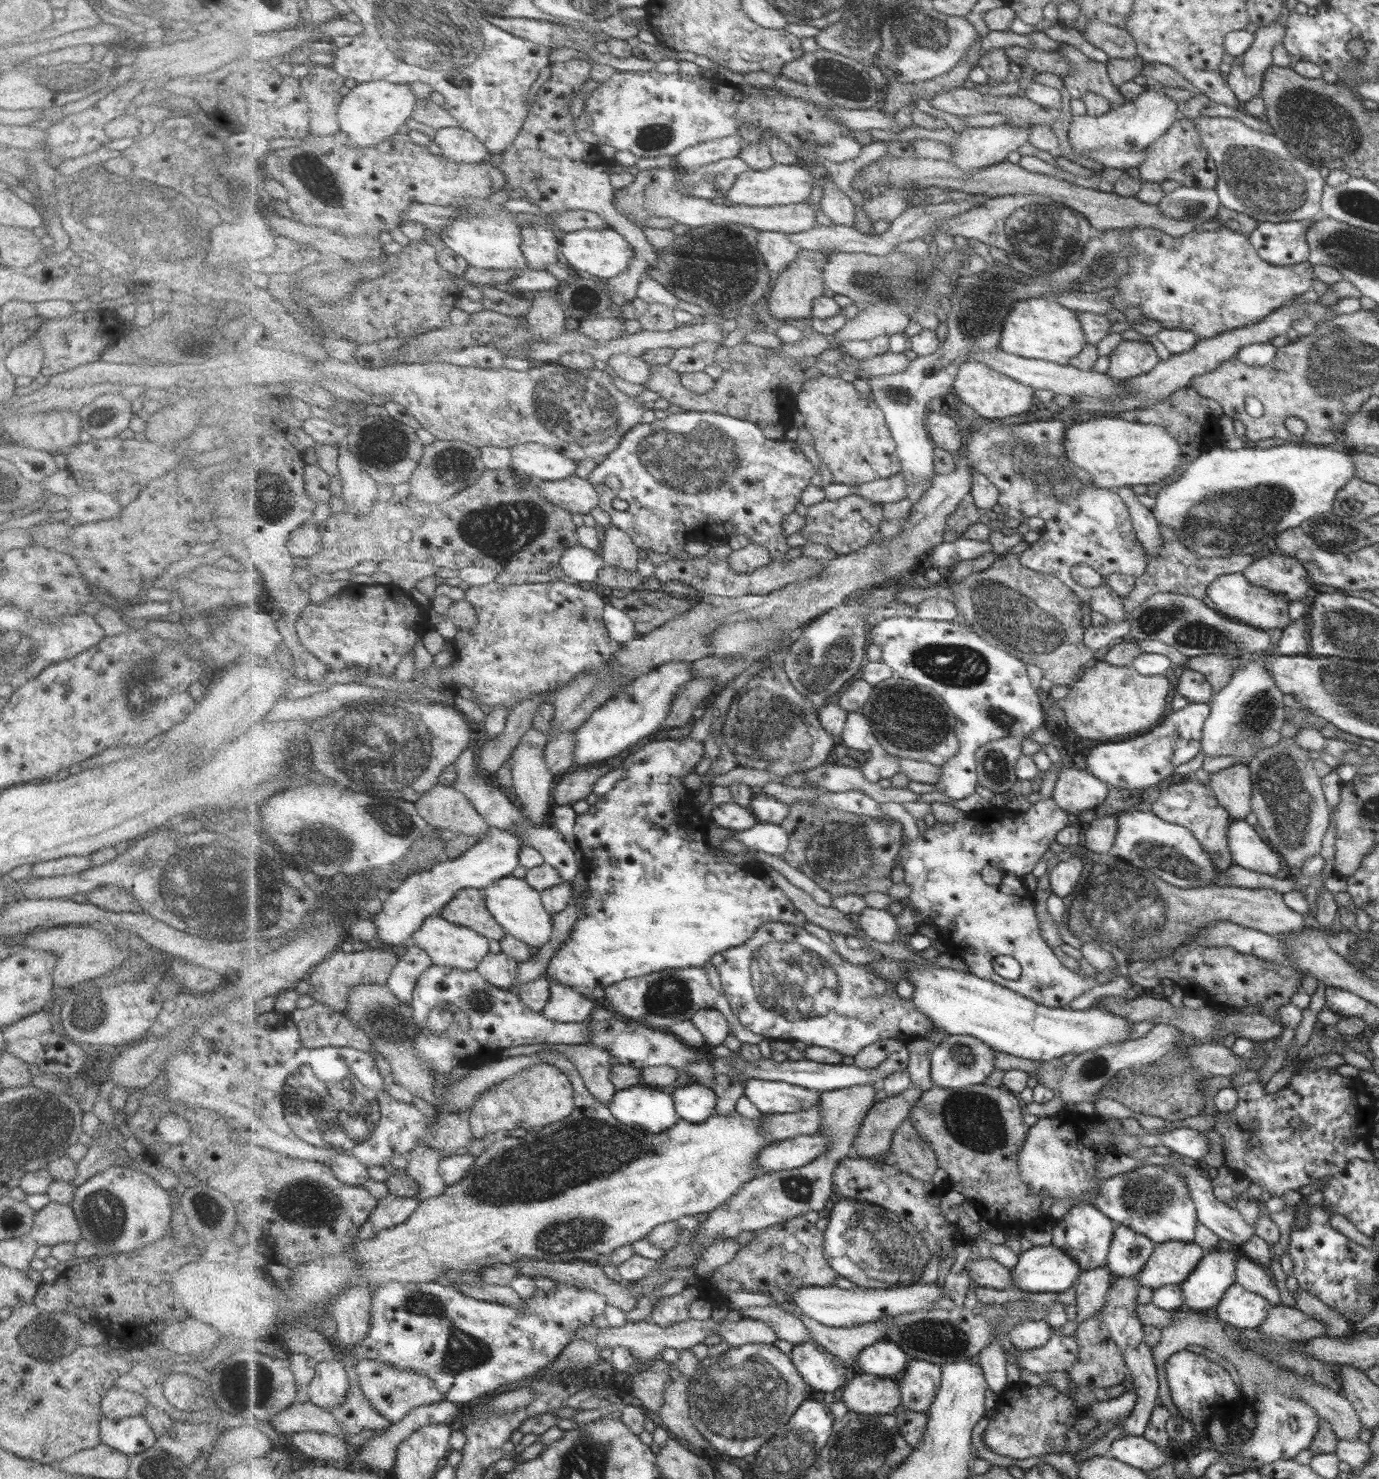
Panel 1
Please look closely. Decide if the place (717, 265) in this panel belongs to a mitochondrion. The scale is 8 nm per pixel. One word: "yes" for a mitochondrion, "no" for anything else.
yes

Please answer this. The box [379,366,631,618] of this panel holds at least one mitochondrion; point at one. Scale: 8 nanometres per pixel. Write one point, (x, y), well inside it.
(505, 530)

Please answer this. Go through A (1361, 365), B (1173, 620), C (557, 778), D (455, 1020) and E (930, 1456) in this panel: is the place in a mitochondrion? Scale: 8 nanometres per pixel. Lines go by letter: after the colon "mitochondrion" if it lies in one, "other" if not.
A: mitochondrion
B: mitochondrion
C: other
D: mitochondrion
E: other

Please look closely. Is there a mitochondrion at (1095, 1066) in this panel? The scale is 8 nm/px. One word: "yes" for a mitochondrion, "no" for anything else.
yes

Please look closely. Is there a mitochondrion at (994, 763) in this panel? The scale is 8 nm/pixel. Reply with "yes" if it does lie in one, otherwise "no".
yes

